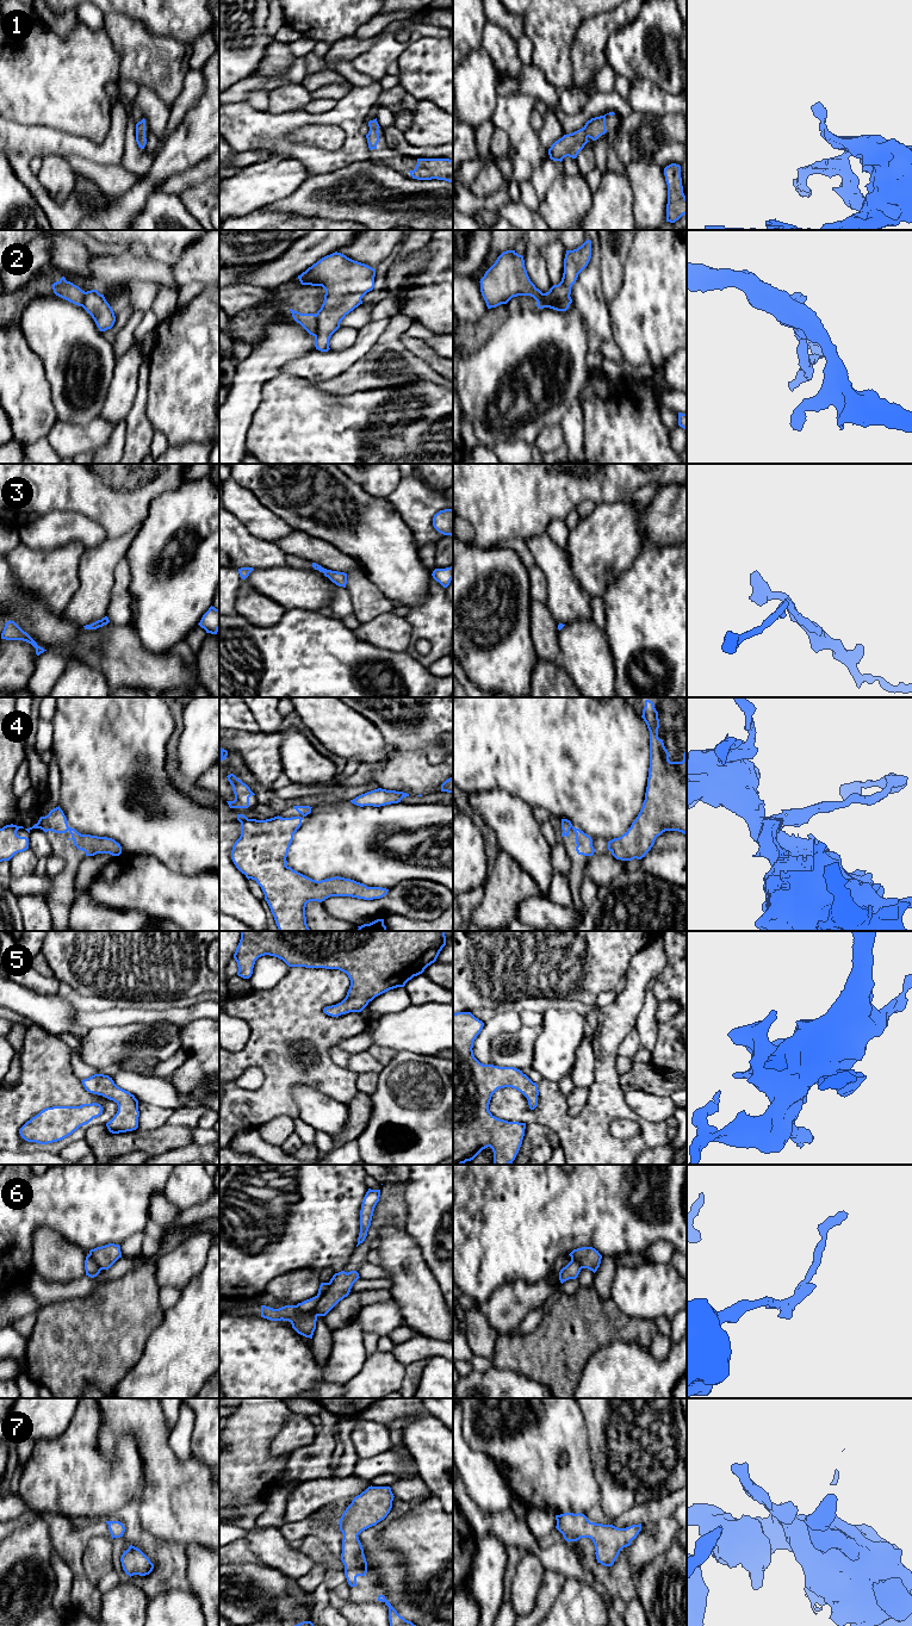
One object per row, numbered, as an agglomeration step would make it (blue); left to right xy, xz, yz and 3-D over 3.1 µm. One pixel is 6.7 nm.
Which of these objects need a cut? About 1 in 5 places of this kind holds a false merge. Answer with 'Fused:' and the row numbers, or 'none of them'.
Fused: 2, 6

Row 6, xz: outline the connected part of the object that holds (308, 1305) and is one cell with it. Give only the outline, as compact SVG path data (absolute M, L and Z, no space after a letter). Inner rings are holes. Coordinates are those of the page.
M321 1283L319 1289L318 1289L318 1293L310 1299L306 1299L302 1303L298 1303L297 1308L303 1312L312 1311L314 1308L316 1307L317 1302L318 1302L318 1297L321 1295L323 1295L328 1290L328 1287L329 1287L329 1283Z

